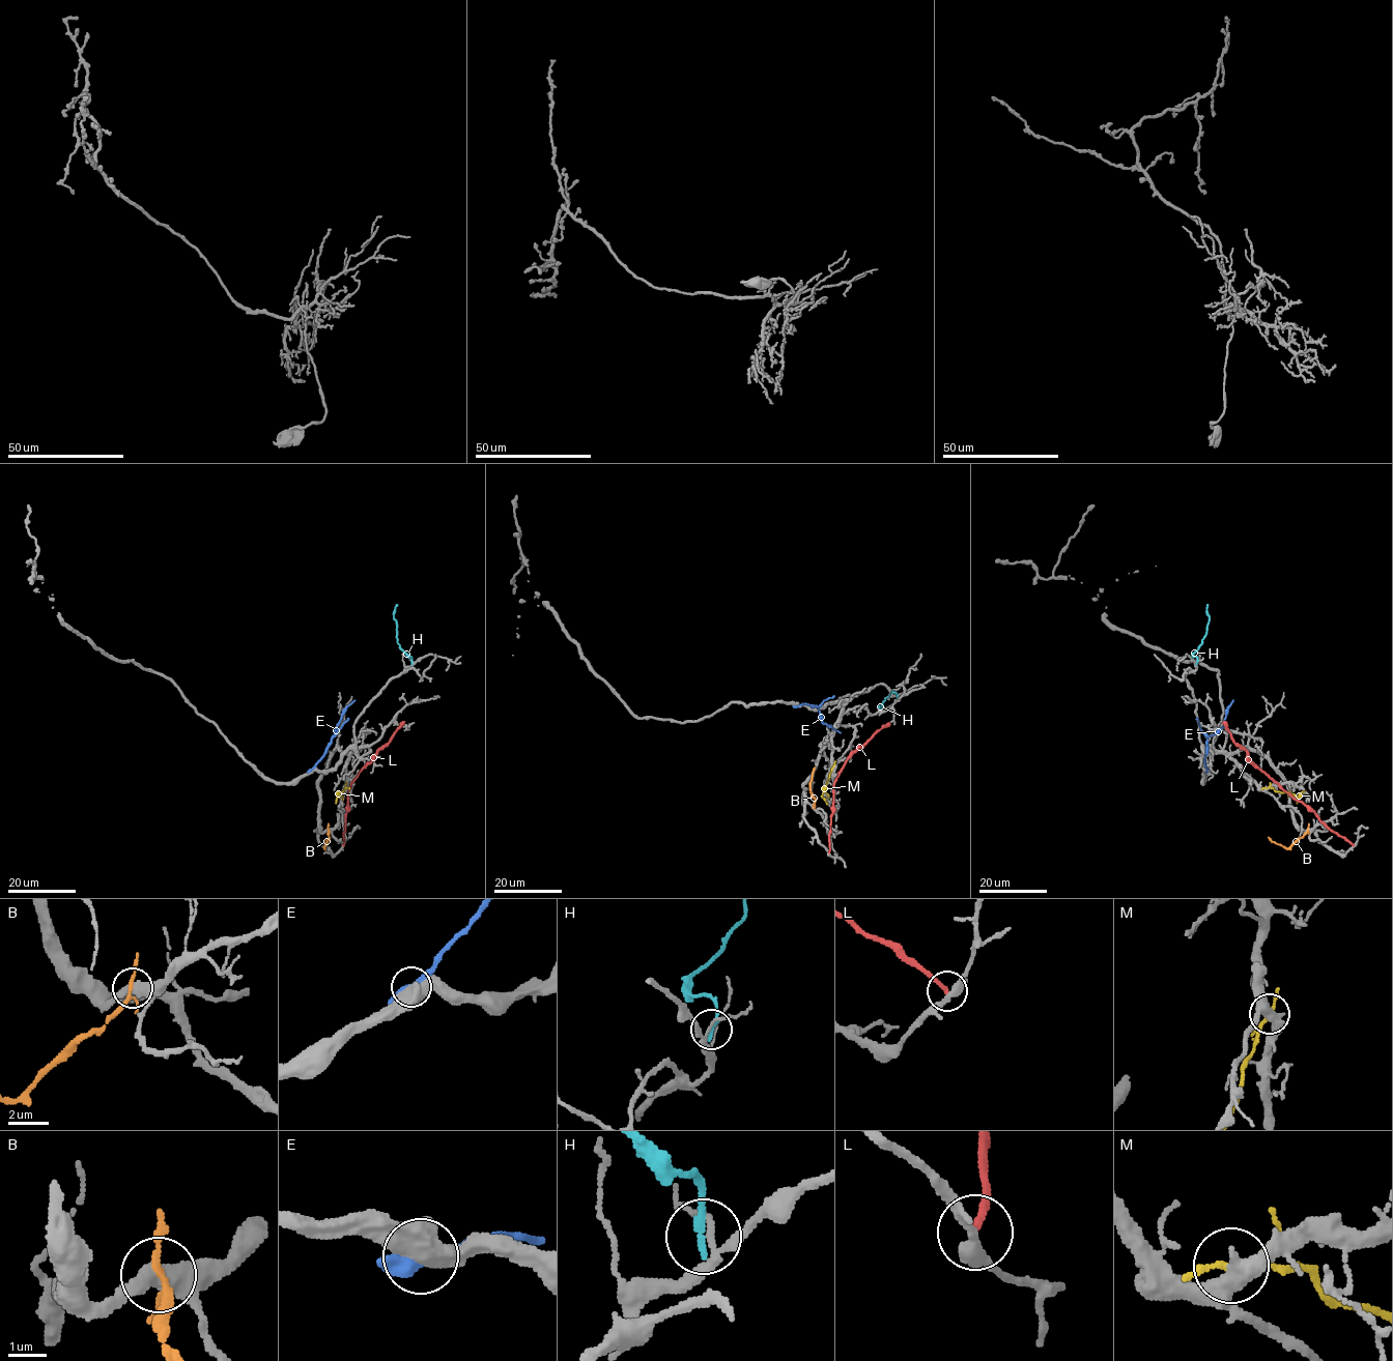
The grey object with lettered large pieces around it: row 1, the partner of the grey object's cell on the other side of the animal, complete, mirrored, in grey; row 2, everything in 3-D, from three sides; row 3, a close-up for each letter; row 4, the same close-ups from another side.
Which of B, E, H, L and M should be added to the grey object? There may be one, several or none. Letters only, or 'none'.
none

